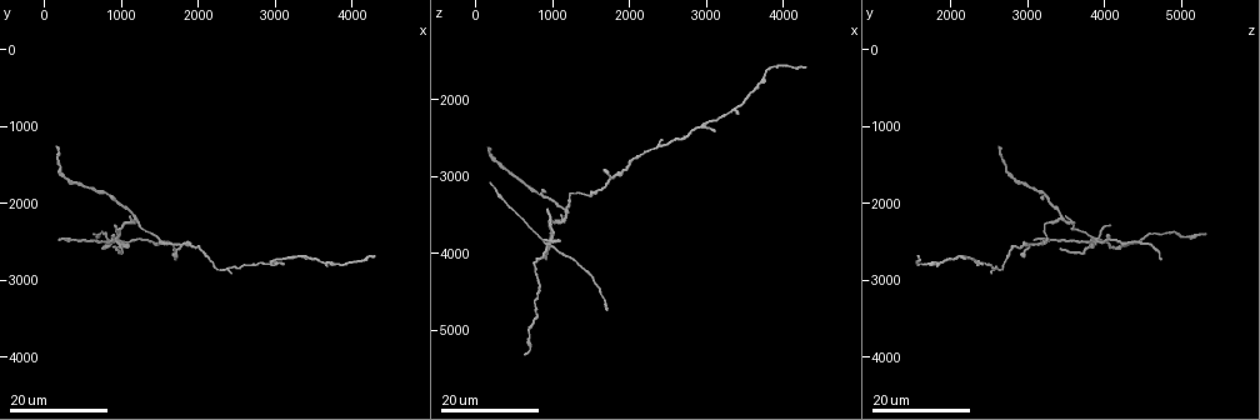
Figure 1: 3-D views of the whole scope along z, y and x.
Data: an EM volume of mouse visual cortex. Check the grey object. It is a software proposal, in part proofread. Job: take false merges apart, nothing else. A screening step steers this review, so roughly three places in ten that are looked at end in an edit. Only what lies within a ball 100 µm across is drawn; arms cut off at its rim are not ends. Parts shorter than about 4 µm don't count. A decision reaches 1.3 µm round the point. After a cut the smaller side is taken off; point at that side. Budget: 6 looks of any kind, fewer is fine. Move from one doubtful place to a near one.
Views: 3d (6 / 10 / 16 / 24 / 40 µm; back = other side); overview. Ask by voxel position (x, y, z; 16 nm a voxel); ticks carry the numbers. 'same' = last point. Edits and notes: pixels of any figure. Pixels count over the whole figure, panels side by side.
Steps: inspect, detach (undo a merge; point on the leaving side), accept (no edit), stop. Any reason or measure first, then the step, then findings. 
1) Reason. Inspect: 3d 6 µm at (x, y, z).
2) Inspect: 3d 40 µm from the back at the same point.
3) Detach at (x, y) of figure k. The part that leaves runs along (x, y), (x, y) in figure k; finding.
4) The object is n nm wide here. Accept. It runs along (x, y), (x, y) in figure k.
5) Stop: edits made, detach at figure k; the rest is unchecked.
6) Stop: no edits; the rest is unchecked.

Three arms meet. Inspect: 3d 16 µm at (1800, 2550, 3000).

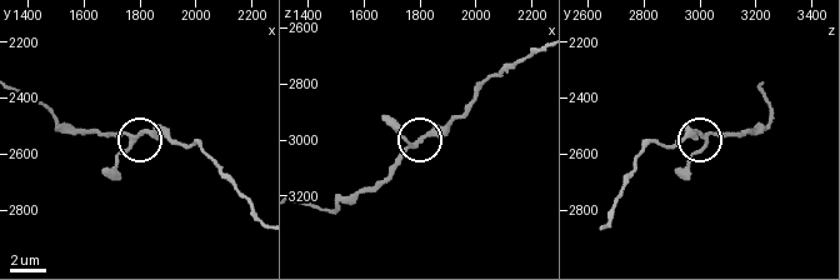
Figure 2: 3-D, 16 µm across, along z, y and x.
Inspect: 3d 6 µm at (1780, 2530, 3010).

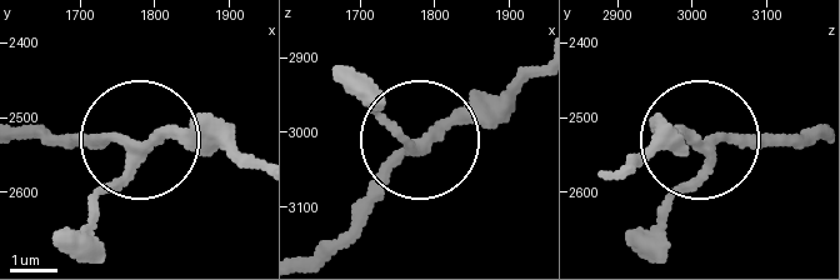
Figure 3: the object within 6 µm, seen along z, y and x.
The side arm is 56 µm long; 3 arms meet here. Accept. One neuron here.

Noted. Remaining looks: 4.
Four or more arms meet. Inspect: 3d 16 µm at (950, 2500, 3950).

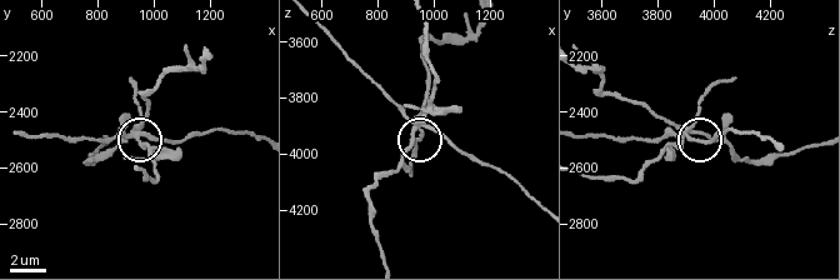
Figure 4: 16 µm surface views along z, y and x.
Closer look. Inspect: 3d 10 µm at (940, 2460, 3910).

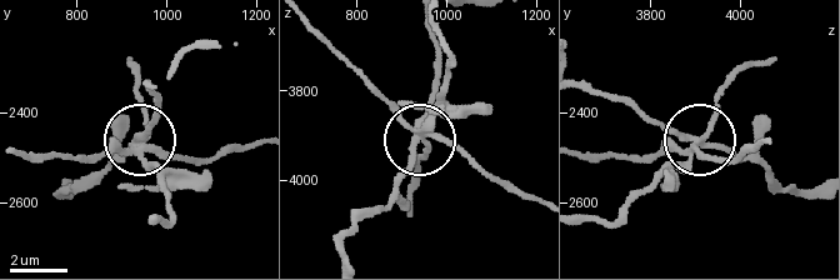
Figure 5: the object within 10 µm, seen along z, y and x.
Closer look. Inspect: 3d 6 µm at (940, 2465, 3915).

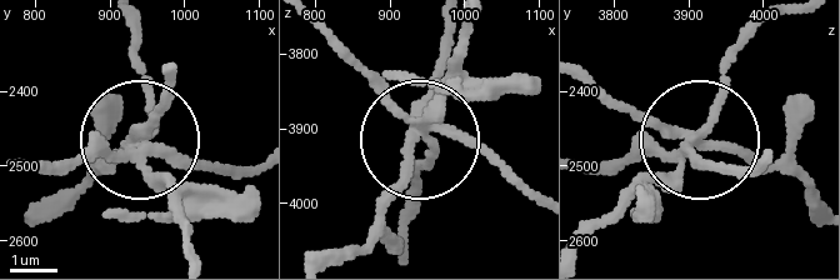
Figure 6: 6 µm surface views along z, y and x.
Detach at (96, 143) of figure 6. The part that leaves runs along (431, 130), (486, 145), (534, 189) in figure 6; two neurons meet here.

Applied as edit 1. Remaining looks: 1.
Stop: edits made, detach at figure 6; the rest is unchecked.

